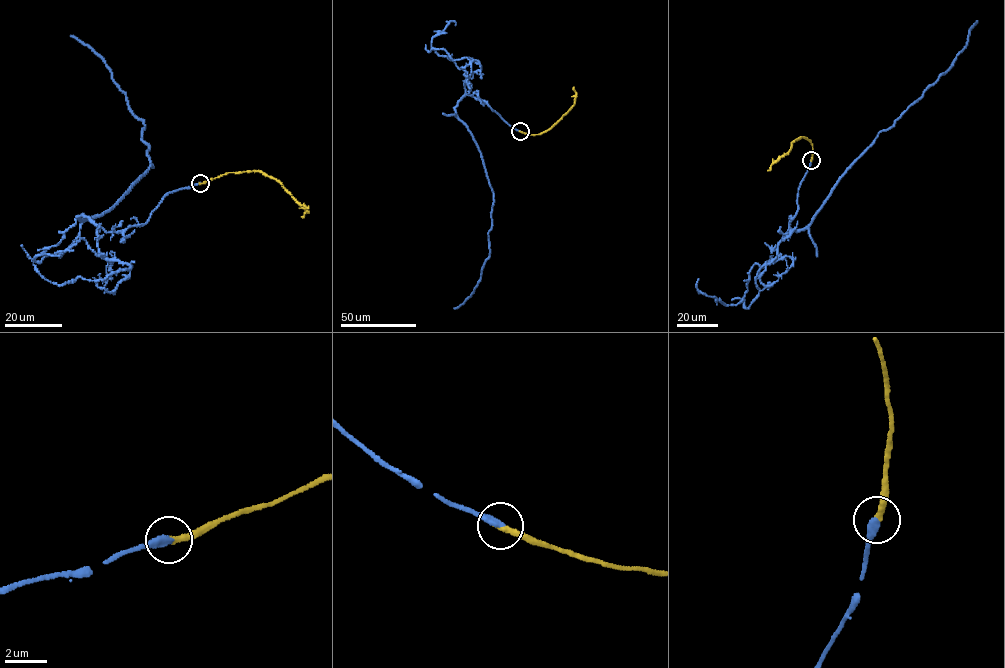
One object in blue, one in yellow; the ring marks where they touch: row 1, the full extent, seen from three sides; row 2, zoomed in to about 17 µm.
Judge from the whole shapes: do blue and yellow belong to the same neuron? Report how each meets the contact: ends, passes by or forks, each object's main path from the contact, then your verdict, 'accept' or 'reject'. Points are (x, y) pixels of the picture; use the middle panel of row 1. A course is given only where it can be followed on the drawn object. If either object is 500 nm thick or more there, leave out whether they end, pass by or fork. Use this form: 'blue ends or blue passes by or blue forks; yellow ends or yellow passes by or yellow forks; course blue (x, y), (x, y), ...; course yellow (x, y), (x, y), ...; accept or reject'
blue ends; yellow ends; course blue (520, 131), (485, 101), (467, 94), (455, 108), (478, 148), (493, 202), (490, 255), (474, 291), (454, 308); course yellow (520, 131), (535, 134), (551, 128), (574, 104), (576, 93), (573, 87); accept

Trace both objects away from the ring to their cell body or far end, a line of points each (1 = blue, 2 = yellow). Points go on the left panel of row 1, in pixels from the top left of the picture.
1: (200, 183), (167, 194), (147, 223), (116, 232), (79, 221), (153, 166), (144, 121), (104, 59), (71, 36)
2: (200, 183), (229, 172), (259, 171), (280, 183), (303, 205), (308, 211), (303, 217)

